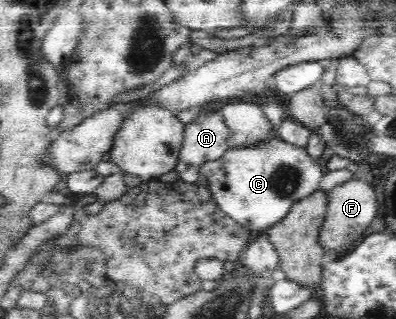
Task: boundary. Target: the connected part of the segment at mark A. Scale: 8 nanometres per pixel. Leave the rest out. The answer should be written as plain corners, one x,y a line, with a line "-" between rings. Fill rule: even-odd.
222,110
199,111
198,117
184,125
184,137
178,156
181,168
199,167
205,161
223,156
228,149
229,129

